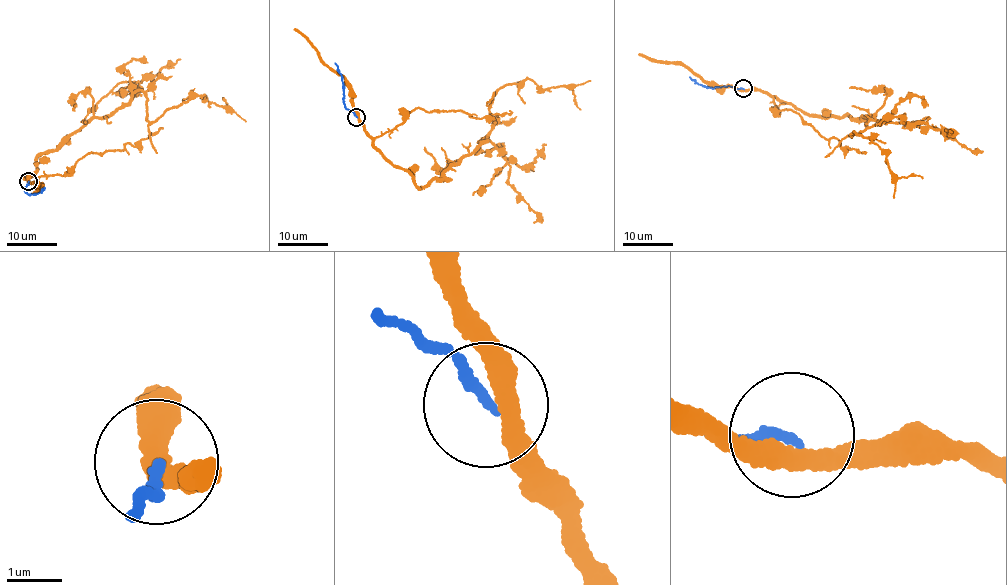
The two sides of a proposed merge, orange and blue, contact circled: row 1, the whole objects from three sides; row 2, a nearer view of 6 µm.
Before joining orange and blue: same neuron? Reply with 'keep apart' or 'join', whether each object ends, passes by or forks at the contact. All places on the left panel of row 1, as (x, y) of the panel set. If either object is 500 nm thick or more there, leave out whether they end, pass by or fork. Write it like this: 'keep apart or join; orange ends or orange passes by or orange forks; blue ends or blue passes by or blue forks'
keep apart; orange passes by; blue ends

